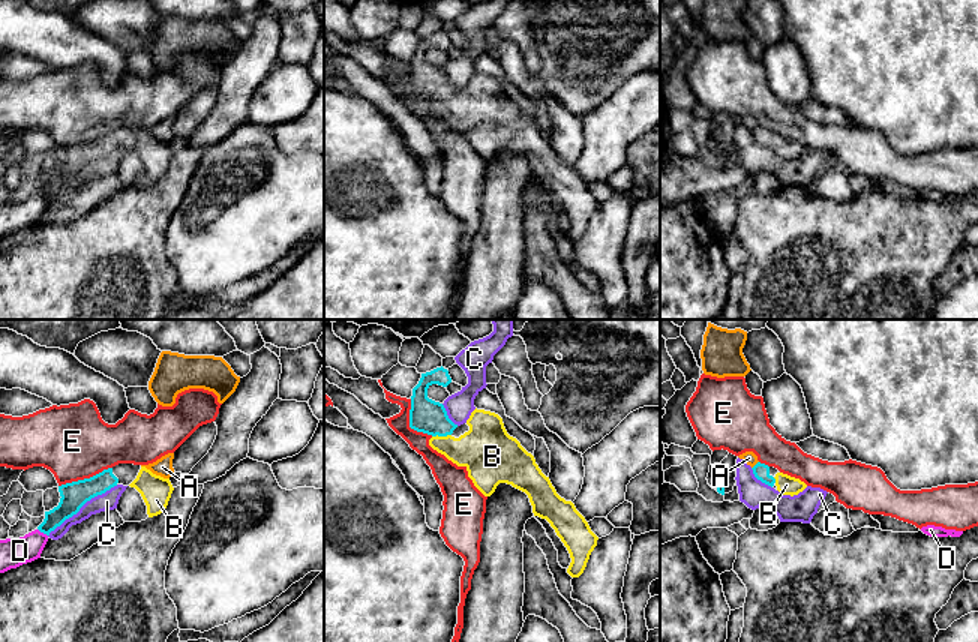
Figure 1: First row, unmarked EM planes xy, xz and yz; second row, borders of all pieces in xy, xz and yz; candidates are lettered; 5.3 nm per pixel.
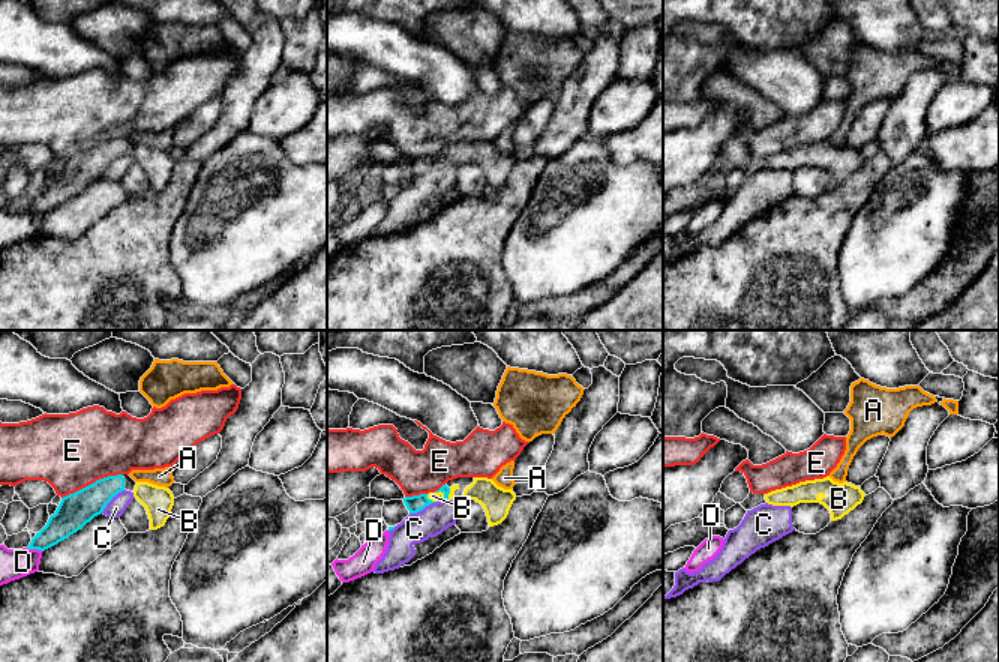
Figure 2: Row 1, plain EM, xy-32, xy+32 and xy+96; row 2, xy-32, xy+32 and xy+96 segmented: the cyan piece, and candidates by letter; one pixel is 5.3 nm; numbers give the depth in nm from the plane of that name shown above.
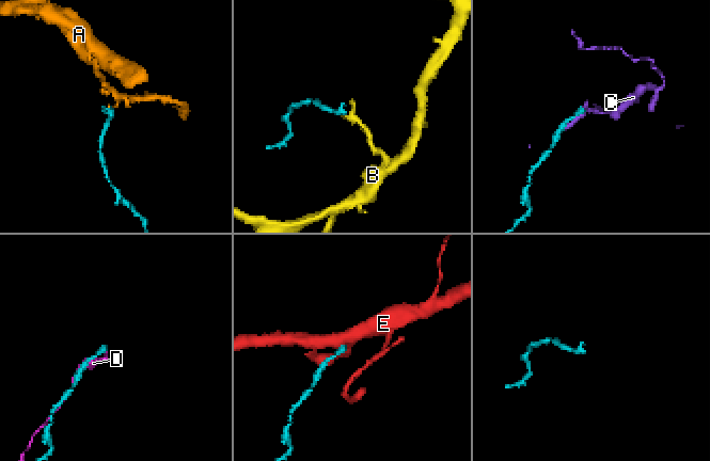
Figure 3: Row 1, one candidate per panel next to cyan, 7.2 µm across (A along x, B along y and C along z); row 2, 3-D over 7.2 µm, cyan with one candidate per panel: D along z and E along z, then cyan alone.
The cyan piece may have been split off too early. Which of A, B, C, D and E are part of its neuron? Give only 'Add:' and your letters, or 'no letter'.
Add: B

